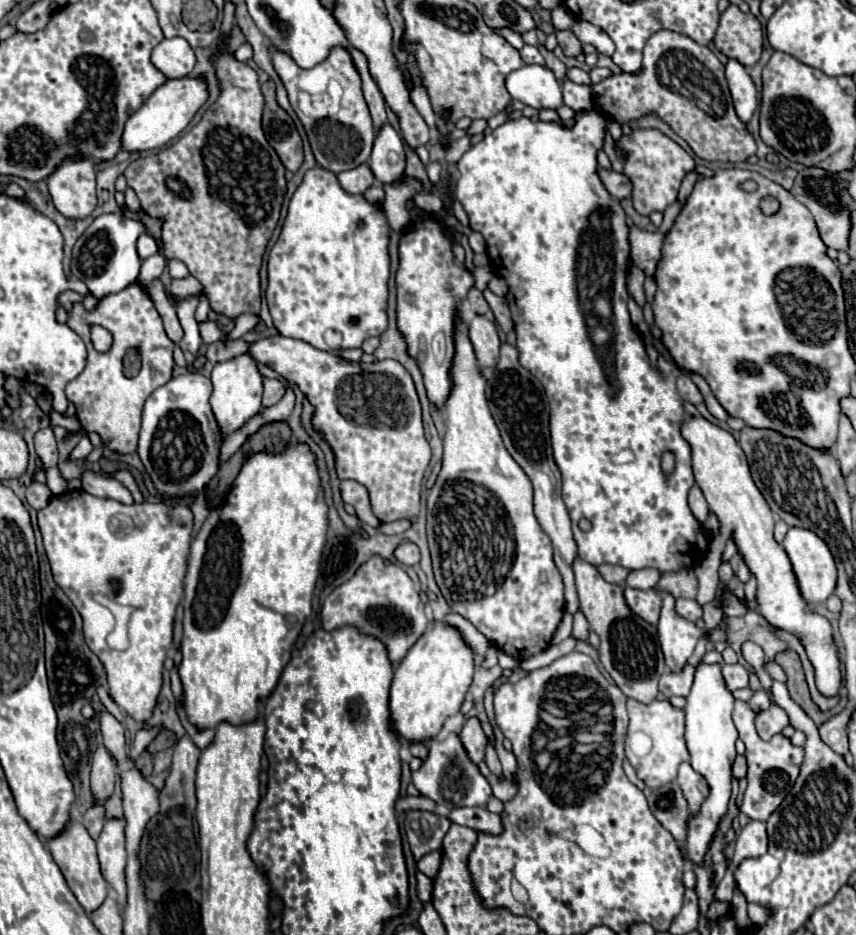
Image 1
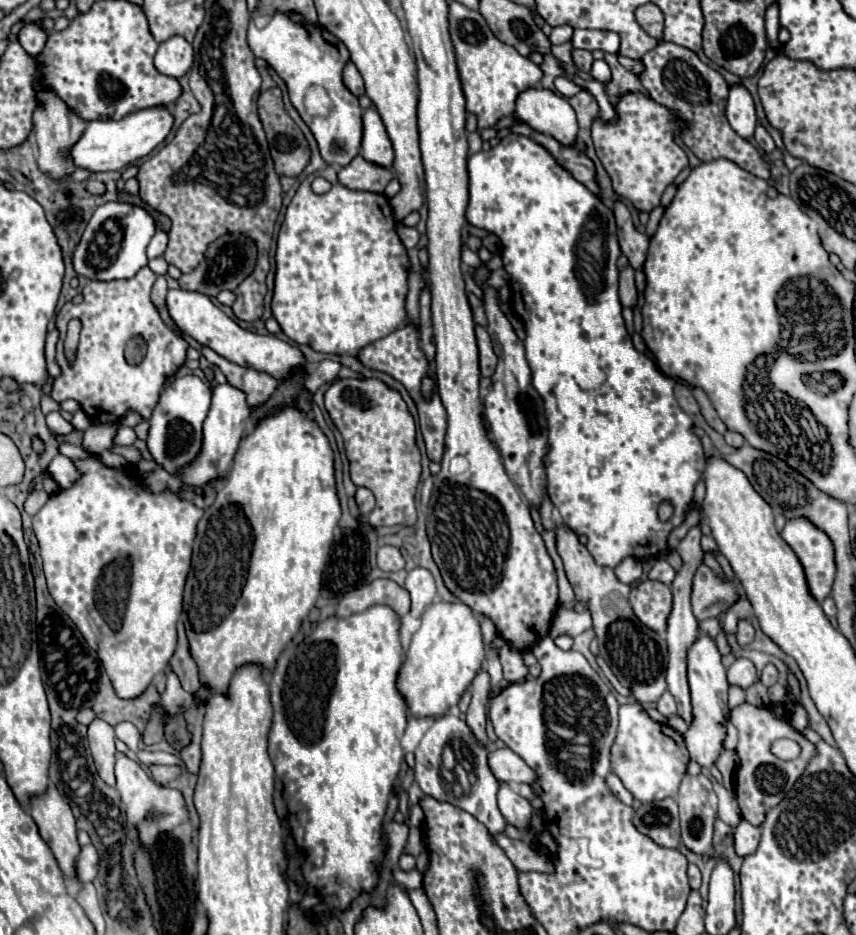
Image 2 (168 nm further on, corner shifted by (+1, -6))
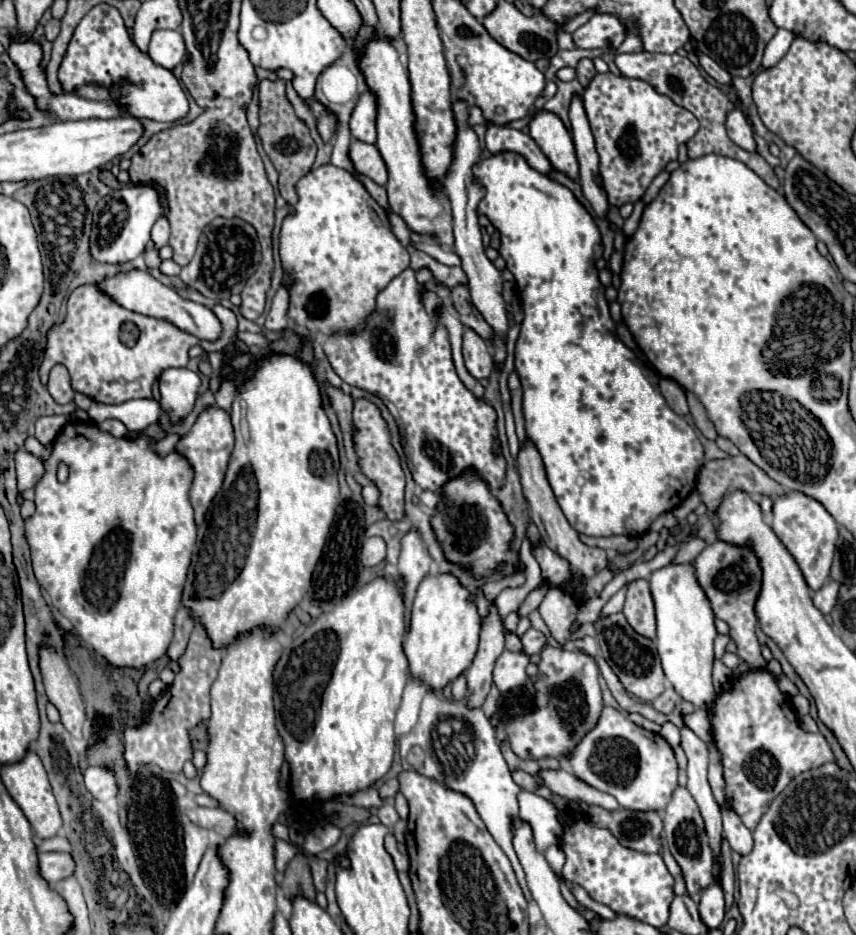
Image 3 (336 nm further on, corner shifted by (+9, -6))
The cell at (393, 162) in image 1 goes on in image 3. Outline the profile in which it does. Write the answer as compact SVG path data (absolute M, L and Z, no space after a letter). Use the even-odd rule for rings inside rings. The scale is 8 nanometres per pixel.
M366 90L350 118L350 132L354 138L362 142L376 142L376 96L374 92Z

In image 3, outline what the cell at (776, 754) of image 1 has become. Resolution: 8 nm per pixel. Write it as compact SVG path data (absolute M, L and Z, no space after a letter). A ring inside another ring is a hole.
M764 668L730 678L730 688L710 708L710 724L724 768L726 800L750 830L792 778L836 760L820 732L810 734L800 728L790 698L780 692L776 678Z

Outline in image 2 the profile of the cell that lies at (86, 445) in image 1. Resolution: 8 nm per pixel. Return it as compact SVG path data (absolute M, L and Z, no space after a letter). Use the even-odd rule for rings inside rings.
M100 424L100 426L90 426L84 432L84 440L82 440L82 448L90 454L98 454L102 450L108 450L114 446L112 438L116 434L118 424Z

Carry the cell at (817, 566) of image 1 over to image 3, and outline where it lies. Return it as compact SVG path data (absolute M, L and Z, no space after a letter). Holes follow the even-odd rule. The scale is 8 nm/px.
M788 490L784 496L774 496L774 520L772 520L772 530L778 536L778 540L788 548L788 552L794 556L798 562L808 586L812 590L822 588L824 580L830 574L832 566L832 556L834 556L834 546L838 540L838 524L836 520L828 514L828 510L814 500L812 496L806 496L802 492Z

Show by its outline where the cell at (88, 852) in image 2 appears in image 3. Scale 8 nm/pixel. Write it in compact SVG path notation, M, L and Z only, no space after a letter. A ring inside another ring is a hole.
M42 852L38 856L38 872L46 882L58 882L74 872L74 860L68 852Z

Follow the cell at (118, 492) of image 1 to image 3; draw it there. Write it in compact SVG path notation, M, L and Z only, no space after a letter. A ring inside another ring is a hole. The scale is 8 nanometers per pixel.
M26 450L16 452L16 478L18 478L18 490L24 492L28 488L34 488L38 480L44 474L44 464L40 458L32 456Z

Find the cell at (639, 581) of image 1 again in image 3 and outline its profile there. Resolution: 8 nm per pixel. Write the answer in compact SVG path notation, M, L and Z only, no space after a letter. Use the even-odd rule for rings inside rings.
M692 538L690 542L686 542L686 544L680 548L680 552L676 554L674 562L692 562L704 548L706 548L706 542L704 542L702 538Z

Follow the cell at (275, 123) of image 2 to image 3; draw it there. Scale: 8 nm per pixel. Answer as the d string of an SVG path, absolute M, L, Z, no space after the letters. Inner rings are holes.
M262 80L258 86L258 98L260 98L260 138L264 144L266 154L270 156L274 168L280 174L280 184L278 190L282 194L282 198L294 206L296 204L296 182L312 168L314 160L316 160L316 144L310 136L308 126L298 120L298 116L294 114L292 104L286 98L286 84L284 80Z

